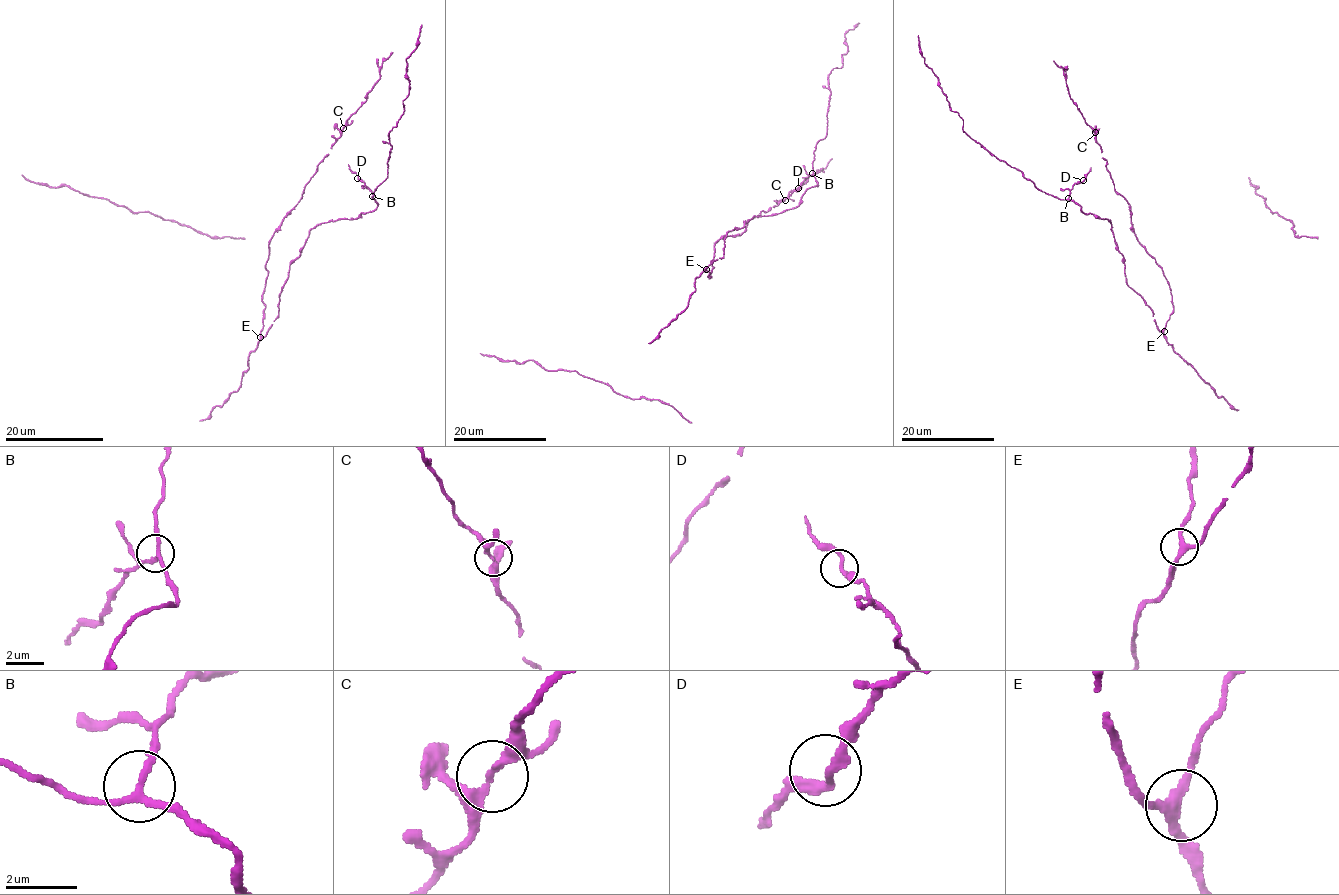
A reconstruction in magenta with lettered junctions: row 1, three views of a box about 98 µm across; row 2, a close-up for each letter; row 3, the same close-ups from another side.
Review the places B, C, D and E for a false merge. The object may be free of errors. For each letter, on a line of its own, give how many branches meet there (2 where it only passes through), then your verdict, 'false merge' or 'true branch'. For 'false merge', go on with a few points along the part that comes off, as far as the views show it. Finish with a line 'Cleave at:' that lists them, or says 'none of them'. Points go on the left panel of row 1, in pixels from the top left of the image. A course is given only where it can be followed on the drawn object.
B: branches 3; true branch
C: branches 3; true branch
D: branches 2; true branch
E: branches 3; true branch
Cleave at: none of them

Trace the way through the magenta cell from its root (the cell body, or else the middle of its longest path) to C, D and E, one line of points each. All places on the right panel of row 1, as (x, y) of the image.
C: (1141, 296), (1162, 331), (1173, 309), (1169, 282), (1162, 268), (1137, 240), (1130, 206), (1114, 187), (1095, 132)
D: (1141, 296), (1127, 283), (1124, 258), (1111, 223), (1083, 213), (1068, 198), (1072, 187), (1083, 180)
E: (1141, 296), (1152, 311), (1157, 327), (1164, 331)

